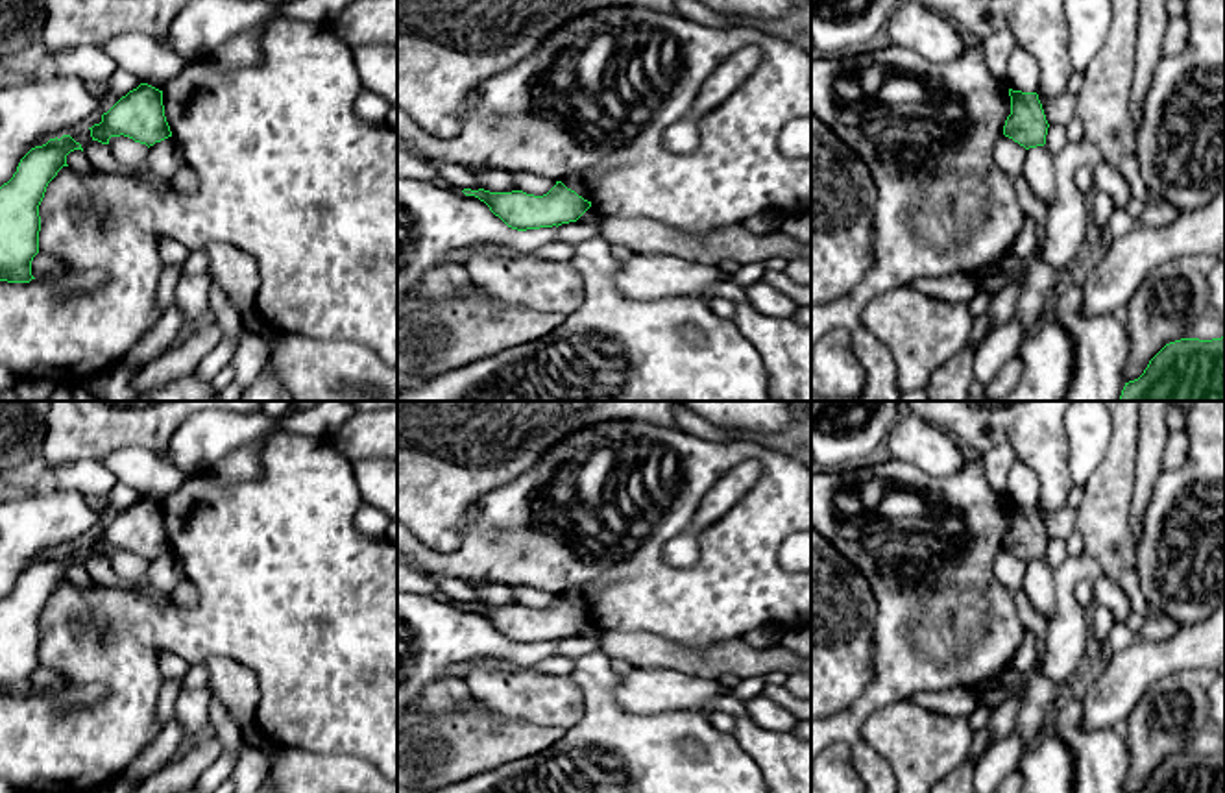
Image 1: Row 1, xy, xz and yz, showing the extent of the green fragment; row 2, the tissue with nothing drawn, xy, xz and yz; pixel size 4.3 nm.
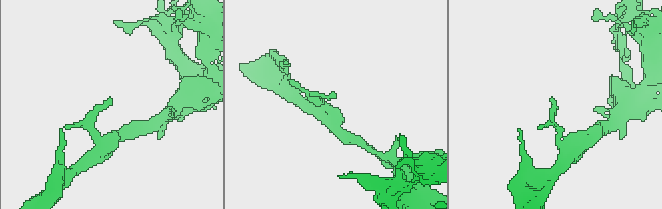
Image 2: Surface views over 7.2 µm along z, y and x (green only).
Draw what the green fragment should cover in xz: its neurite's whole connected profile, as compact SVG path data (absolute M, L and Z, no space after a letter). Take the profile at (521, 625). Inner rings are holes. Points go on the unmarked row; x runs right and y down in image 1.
M556 595L543 610L523 604L490 606L484 603L464 603L462 606L484 616L495 630L517 645L576 636L591 621L591 616L567 603L562 595Z

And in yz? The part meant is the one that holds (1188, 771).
M1225 750L1170 756L1138 793L1225 793Z

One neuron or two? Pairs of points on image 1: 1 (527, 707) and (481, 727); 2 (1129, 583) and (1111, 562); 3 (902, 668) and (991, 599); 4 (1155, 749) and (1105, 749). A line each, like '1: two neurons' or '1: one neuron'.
1: two neurons
2: one neuron
3: one neuron
4: two neurons

